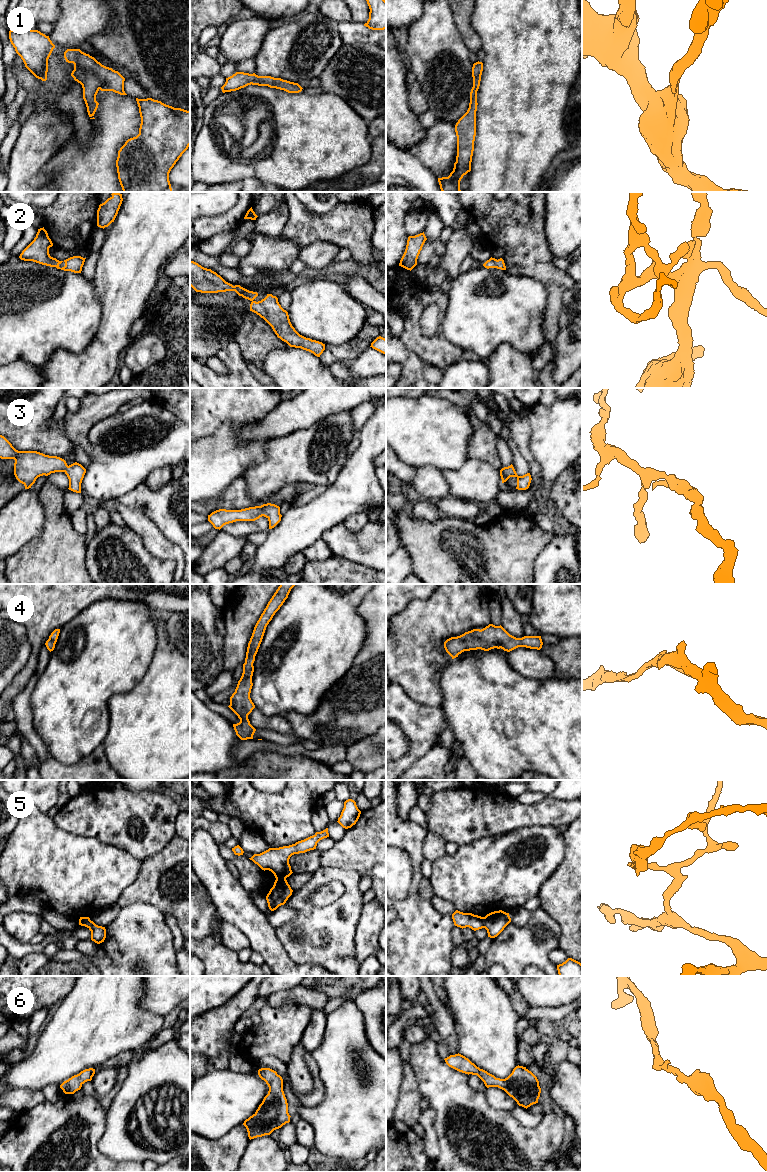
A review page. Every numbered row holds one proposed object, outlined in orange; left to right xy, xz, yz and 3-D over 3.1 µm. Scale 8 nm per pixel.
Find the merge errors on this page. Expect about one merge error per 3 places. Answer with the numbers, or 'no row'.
5

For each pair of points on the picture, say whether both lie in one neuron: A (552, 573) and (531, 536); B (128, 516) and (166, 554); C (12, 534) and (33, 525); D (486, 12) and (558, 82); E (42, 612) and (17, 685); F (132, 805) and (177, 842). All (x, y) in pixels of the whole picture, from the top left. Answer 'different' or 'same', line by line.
A: different
B: same
C: same
D: same
E: same
F: different

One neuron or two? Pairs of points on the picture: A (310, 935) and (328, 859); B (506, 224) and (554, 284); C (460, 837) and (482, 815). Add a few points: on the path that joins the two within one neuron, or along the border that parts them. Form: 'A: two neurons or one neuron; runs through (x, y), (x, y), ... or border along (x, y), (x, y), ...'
A: two neurons; border along (322, 866), (335, 866), (349, 870)
B: one neuron; runs through (521, 239), (525, 244), (526, 252), (543, 269)
C: one neuron; runs through (463, 831), (476, 818)

